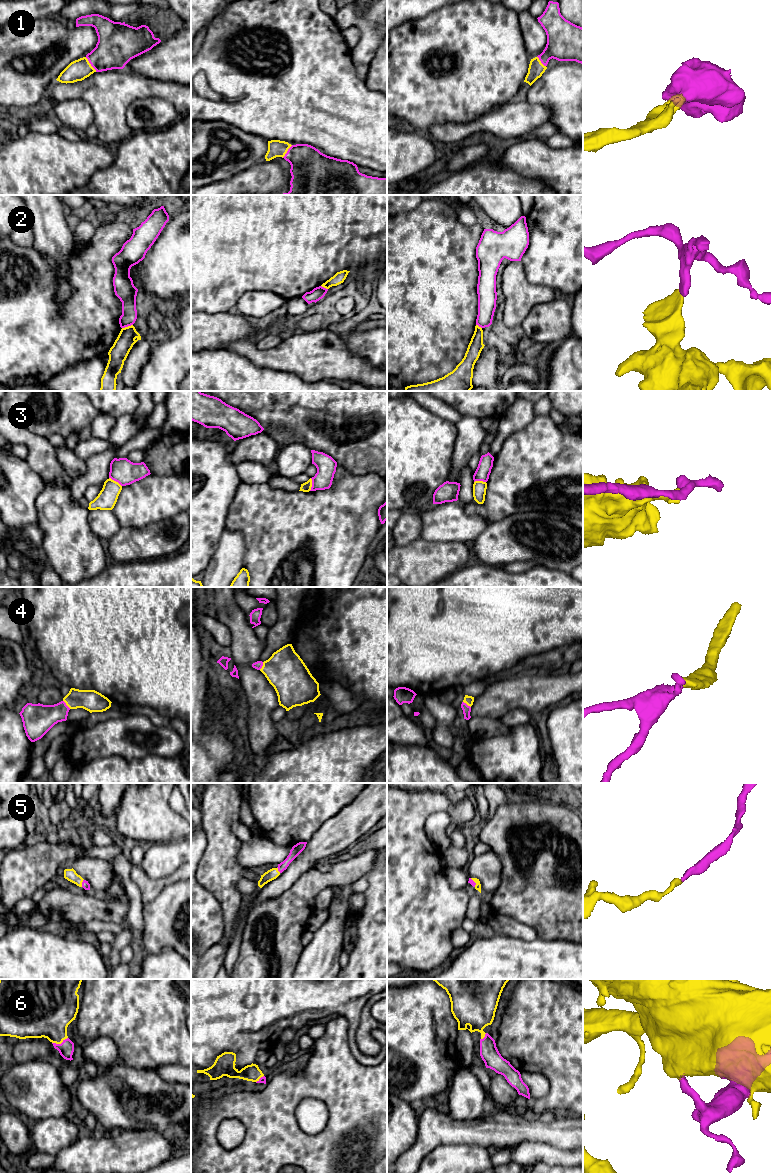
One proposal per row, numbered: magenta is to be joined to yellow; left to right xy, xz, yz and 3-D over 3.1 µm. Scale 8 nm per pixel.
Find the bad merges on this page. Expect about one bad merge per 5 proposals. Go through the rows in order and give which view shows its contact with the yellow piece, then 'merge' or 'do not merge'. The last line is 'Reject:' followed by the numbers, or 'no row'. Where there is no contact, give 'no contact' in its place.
1: meets yellow in xy; merge
2: meets yellow in xy; do not merge
3: meets yellow in xy; do not merge
4: meets yellow in xy; merge
5: meets yellow in xy; merge
6: meets yellow in xy; merge
Reject: 2, 3

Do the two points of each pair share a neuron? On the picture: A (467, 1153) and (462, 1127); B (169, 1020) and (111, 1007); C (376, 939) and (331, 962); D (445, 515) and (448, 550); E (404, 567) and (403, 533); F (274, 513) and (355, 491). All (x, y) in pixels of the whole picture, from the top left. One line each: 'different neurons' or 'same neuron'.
A: different neurons
B: same neuron
C: different neurons
D: different neurons
E: different neurons
F: same neuron

